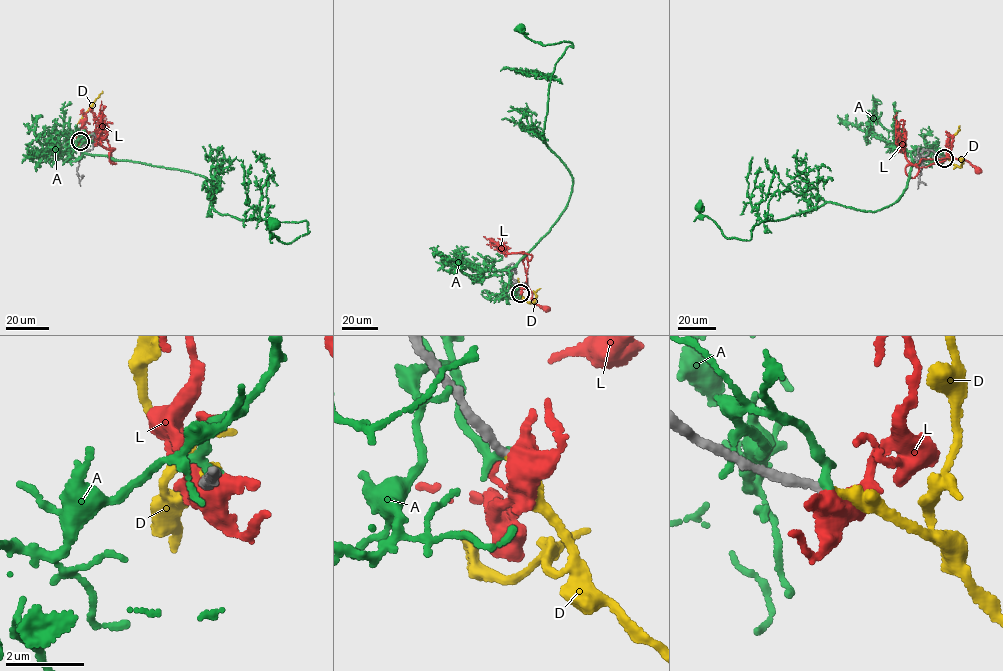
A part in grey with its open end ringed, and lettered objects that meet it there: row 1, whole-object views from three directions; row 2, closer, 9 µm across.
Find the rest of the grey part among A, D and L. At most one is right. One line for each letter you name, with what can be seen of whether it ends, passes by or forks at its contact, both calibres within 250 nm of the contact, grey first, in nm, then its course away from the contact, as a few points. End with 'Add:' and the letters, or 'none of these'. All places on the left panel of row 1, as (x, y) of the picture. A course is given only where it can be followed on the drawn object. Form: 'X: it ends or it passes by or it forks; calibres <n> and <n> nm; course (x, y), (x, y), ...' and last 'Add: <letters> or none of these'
D: it ends; calibres 240 and 220 nm; course (79, 141), (77, 123), (102, 91)
Add: D

